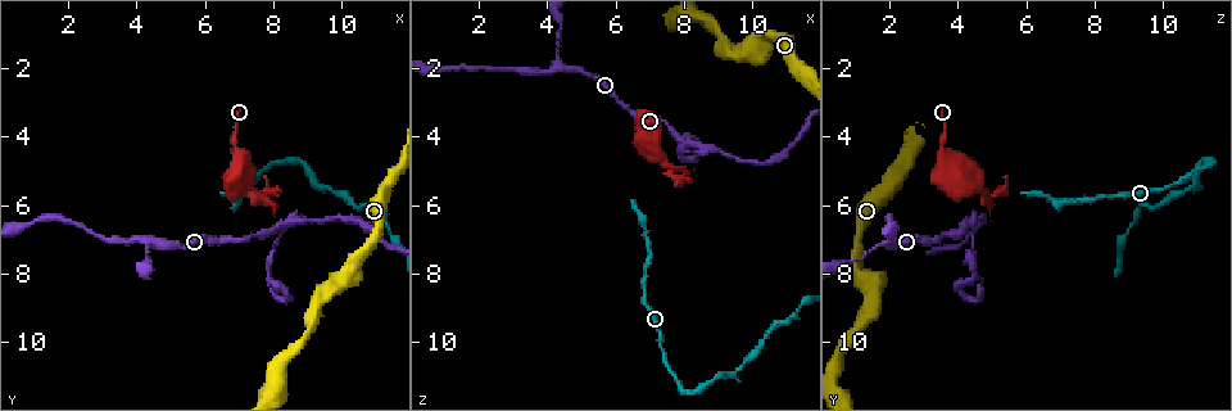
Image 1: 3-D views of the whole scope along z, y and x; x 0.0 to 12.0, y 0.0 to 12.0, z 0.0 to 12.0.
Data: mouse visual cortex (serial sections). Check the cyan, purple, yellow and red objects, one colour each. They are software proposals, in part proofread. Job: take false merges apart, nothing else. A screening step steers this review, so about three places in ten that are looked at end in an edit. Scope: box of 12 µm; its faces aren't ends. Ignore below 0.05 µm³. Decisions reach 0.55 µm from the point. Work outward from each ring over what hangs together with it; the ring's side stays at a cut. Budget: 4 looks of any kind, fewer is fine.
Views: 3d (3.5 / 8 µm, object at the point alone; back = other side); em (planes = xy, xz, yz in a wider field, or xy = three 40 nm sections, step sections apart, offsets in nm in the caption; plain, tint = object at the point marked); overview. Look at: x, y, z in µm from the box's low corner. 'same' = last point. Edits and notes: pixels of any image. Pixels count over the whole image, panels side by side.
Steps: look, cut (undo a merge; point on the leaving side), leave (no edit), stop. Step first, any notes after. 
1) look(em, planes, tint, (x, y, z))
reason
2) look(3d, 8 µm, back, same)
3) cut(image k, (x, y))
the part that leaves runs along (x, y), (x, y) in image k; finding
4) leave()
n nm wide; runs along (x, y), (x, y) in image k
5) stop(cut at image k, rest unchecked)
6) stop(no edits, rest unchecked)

look(3d, 3.5 µm, (4.4, 7.1, 2.0))
two arms in line, one across

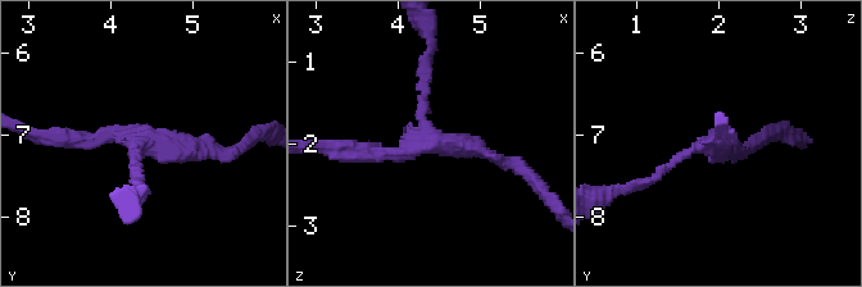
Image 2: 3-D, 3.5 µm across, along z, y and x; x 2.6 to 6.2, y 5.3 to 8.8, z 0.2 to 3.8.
look(em, xy, step 3, tint, (4.50, 7.10, 2.00))
3 arms; arms of 100, 150, 150 nm

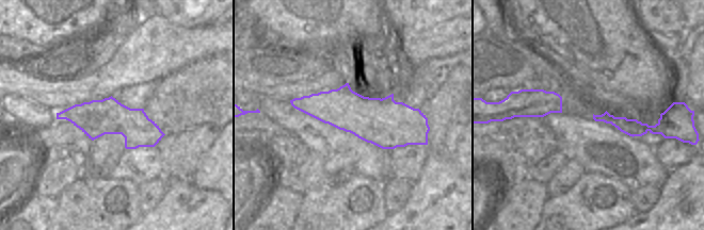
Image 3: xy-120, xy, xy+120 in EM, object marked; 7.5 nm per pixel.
leave()
360 nm wide; runs along (293, 102), (424, 127) in image 3; continuous, no second cell

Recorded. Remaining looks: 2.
look(3d, 3.5 µm, (7.0, 4.7, 3.8))
branch point

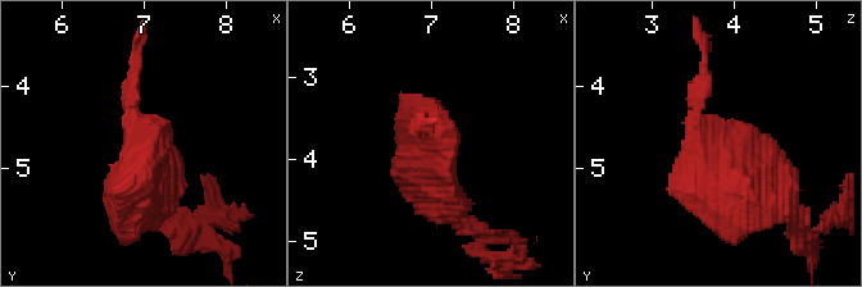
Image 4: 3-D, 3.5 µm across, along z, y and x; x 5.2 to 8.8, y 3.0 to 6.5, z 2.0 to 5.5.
look(em, xy, step 3, tint, (7.00, 4.75, 3.70))
now the EM

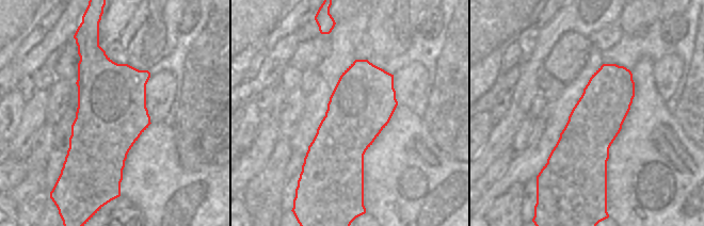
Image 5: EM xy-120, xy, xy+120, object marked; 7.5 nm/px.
leave()
one cell here

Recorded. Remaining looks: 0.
stop(no edits, rest unchecked)

